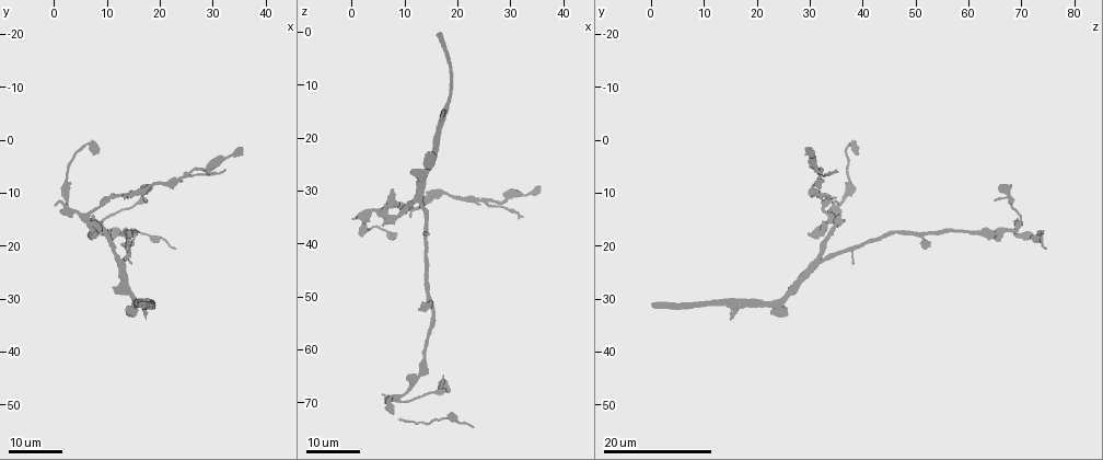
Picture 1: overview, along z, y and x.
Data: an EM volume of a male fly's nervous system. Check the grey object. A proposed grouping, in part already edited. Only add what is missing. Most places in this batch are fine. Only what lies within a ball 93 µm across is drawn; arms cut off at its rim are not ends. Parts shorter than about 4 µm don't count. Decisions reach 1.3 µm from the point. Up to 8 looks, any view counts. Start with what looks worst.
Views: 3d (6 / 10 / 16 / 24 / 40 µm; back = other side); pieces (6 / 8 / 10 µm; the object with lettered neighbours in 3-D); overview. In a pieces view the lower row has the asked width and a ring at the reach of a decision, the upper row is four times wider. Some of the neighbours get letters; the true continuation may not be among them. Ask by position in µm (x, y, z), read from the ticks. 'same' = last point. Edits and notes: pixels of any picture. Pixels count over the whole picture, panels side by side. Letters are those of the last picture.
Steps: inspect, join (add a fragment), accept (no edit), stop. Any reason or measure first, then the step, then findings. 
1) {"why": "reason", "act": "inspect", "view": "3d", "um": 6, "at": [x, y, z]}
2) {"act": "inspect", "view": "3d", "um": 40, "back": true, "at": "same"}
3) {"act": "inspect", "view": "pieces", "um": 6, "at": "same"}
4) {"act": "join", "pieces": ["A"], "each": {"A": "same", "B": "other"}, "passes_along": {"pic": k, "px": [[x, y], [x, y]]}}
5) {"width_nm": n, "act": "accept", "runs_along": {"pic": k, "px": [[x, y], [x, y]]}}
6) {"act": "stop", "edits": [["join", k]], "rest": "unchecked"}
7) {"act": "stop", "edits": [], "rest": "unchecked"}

{"why": "branch stops here", "act": "inspect", "view": "3d", "um": 24, "at": [22.5, 20.5, 74.5]}

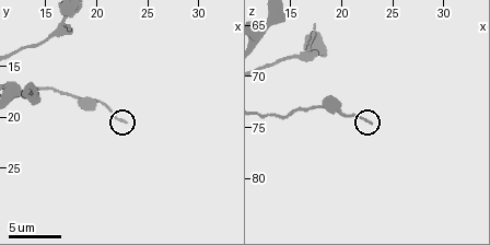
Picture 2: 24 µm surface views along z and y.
{"why": "see the neighbours", "act": "inspect", "view": "pieces", "um": 8, "at": [22.8, 20.6, 74.6]}

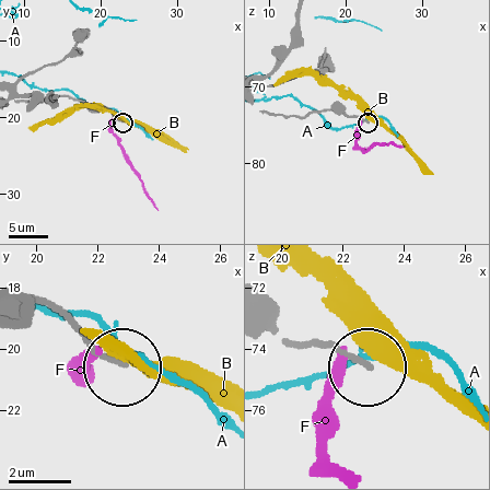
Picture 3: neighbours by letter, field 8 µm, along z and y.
{"act": "accept", "each": {"A": "other", "B": "other", "F": "other"}, "runs_along": {"pic": 3, "px": [[300, 340], [324, 340], [368, 361]]}, "found": "no lettered fragment goes on from it"}

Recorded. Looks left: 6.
{"why": "free end", "act": "inspect", "view": "3d", "um": 24, "at": [0.5, 12.0, 35.0]}

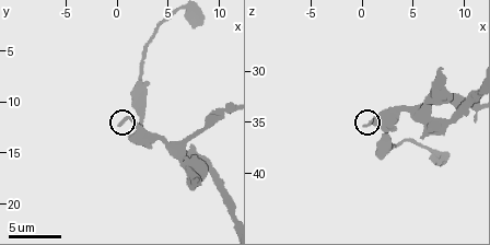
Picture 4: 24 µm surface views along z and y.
{"act": "inspect", "view": "pieces", "um": 10, "at": [0.4, 12.2, 35.2]}

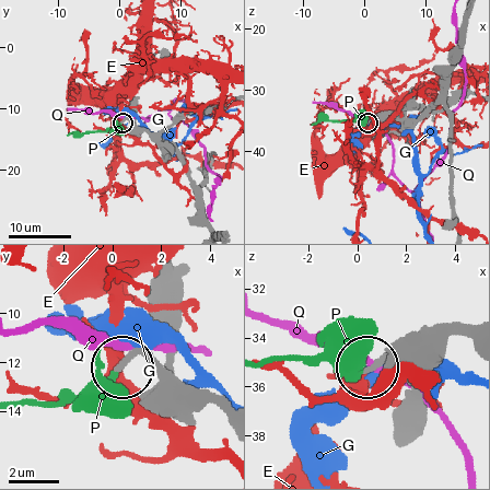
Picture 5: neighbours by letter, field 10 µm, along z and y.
{"act": "join", "pieces": ["P"], "each": {"E": "other", "G": "other", "P": "same", "Q": "other"}, "found": "the neuron continues"}

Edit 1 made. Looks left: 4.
{"why": "an open end", "act": "inspect", "view": "pieces", "um": 10, "at": [7.8, 17.8, 29.8]}

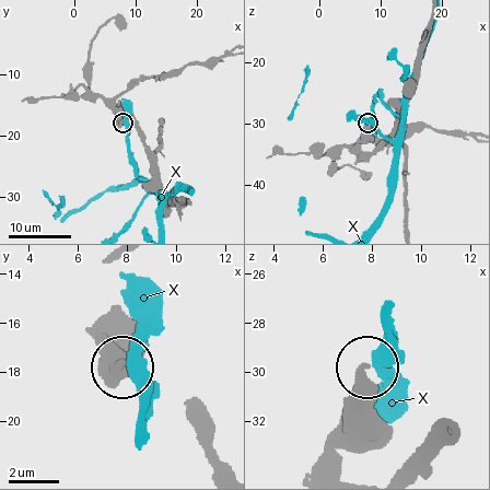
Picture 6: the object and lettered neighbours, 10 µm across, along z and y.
{"act": "accept", "each": {"X": "other"}, "found": "no lettered fragment goes on from it"}

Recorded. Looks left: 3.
{"why": "tapers out", "act": "inspect", "view": "3d", "um": 24, "at": [32.0, 5.5, 35.0]}

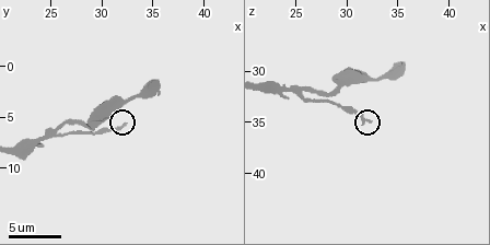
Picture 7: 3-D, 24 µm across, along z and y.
{"act": "inspect", "view": "pieces", "um": 8, "at": [32.0, 5.8, 34.8]}

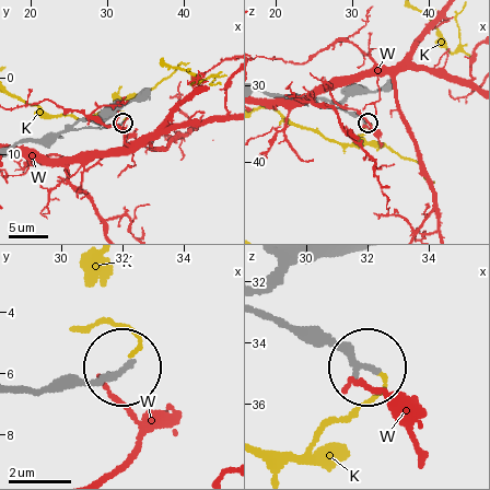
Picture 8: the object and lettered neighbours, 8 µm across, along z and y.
{"act": "accept", "each": {"K": "other", "W": "other"}, "runs_along": {"pic": 8, "px": [[269, 315], [324, 330], [369, 368]]}, "found": "none of them fits"}

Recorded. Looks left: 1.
{"act": "stop", "edits": [["join", 5]], "rest": "unchecked"}

